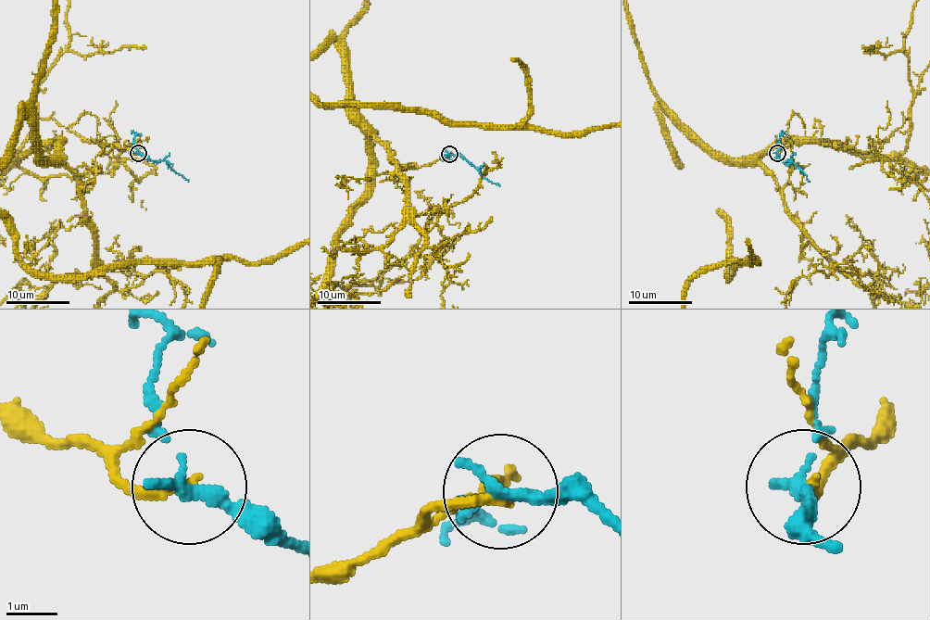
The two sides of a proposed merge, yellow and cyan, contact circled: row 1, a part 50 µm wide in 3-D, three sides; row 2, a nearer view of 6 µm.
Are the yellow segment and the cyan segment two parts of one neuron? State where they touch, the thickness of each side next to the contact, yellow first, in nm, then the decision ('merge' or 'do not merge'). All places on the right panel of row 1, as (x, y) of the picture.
(777, 153) | 200/240 nm | do not merge

